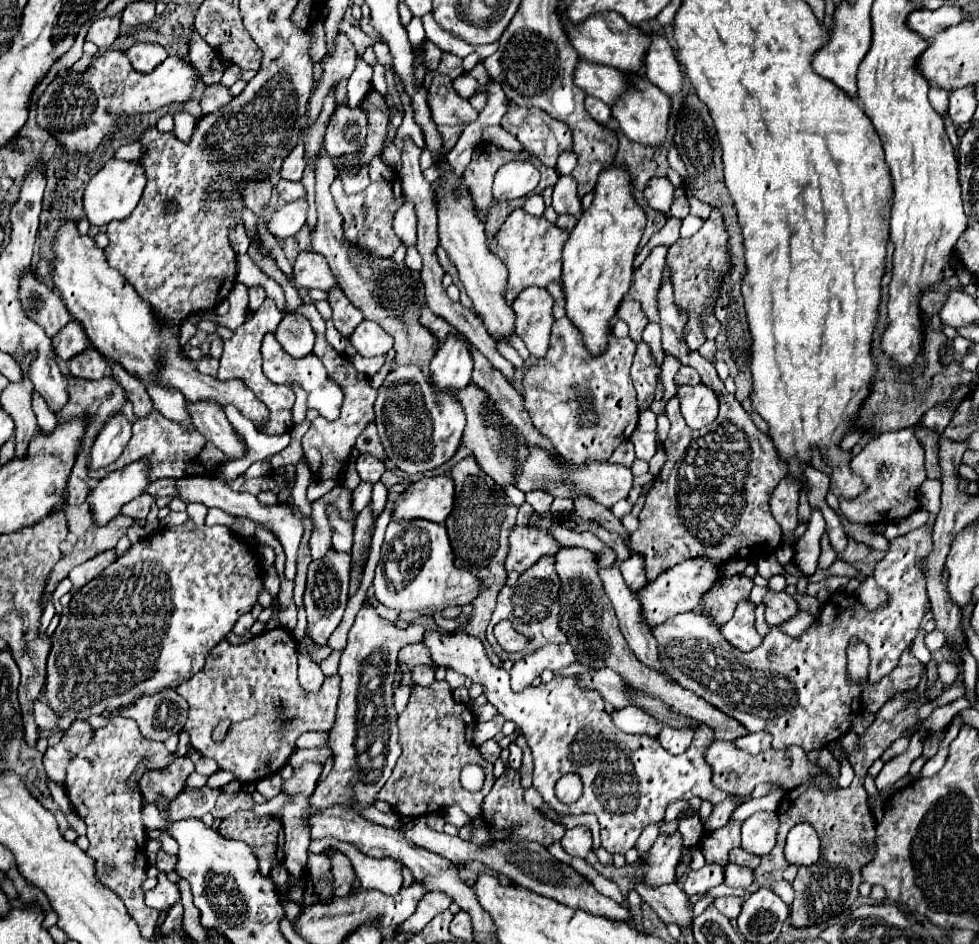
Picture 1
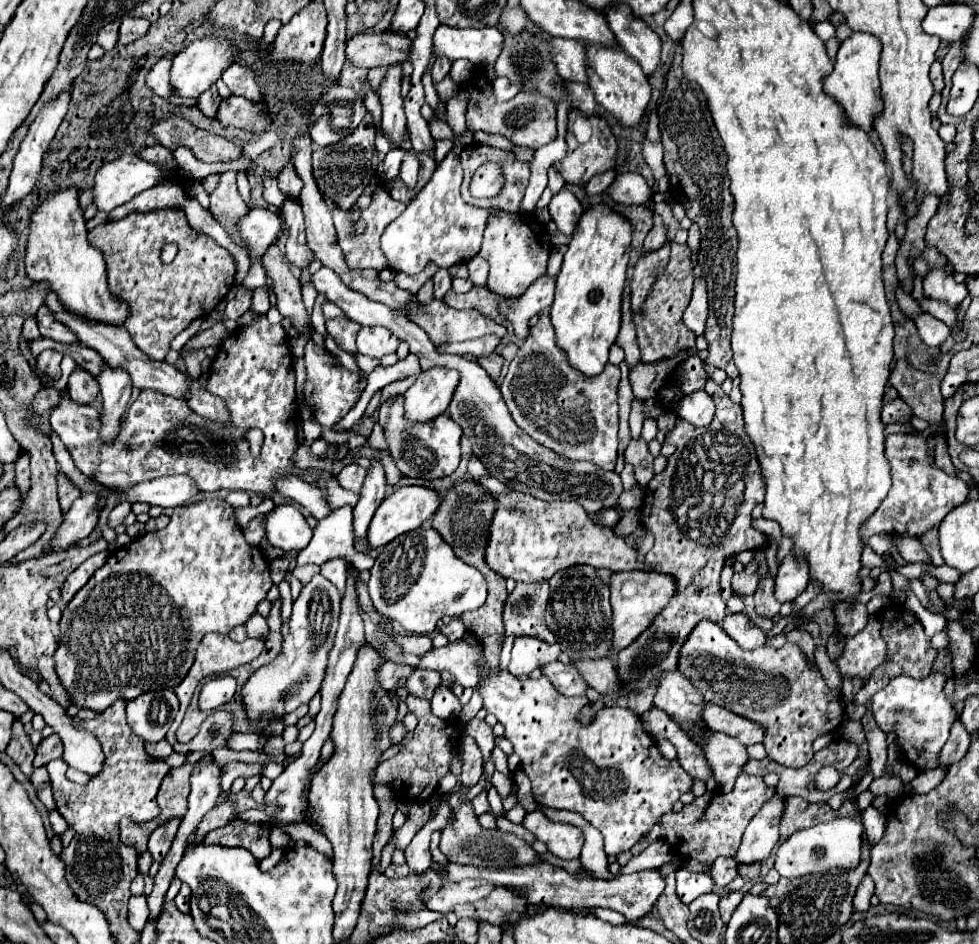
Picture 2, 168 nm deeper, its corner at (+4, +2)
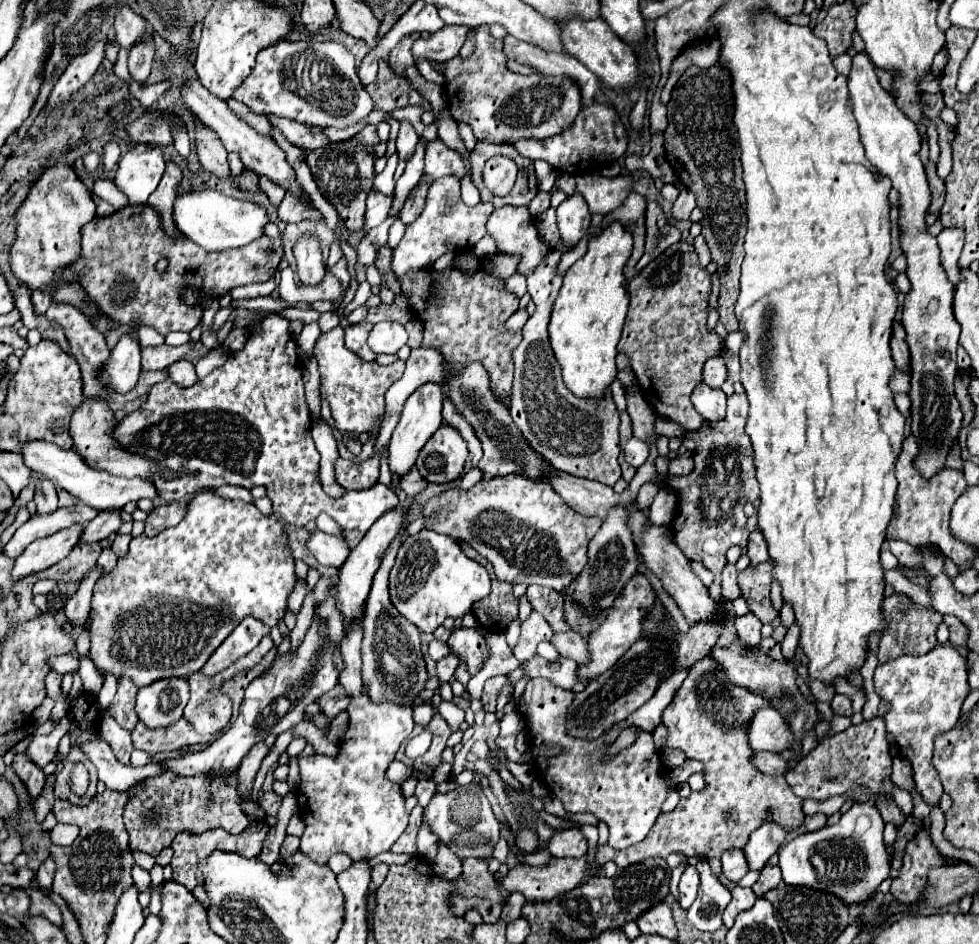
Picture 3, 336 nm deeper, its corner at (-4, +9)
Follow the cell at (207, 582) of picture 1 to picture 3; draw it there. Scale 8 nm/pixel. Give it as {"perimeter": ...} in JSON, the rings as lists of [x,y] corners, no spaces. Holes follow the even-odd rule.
{"perimeter":[[[202,490],[188,502],[186,514],[178,526],[168,528],[152,538],[144,534],[138,538],[132,538],[128,554],[116,562],[116,568],[112,572],[104,574],[96,582],[94,596],[92,596],[92,608],[90,608],[90,630],[88,630],[90,632],[90,658],[100,674],[112,674],[116,678],[128,676],[134,680],[136,688],[144,688],[152,684],[152,680],[160,680],[164,676],[180,676],[180,678],[190,676],[206,664],[208,656],[212,656],[212,652],[224,642],[224,638],[238,626],[242,618],[254,616],[262,620],[266,626],[276,626],[278,618],[282,618],[286,612],[286,598],[292,592],[294,582],[296,582],[294,558],[288,548],[288,538],[282,530],[278,516],[262,516],[254,504],[246,504],[242,500],[228,500],[210,490]]]}

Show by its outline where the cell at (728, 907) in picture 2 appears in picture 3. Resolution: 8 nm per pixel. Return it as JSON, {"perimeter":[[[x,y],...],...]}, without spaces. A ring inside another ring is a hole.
{"perimeter":[[[734,886],[732,888],[732,902],[726,906],[724,910],[724,926],[726,928],[732,928],[736,916],[742,912],[742,910],[748,910],[754,906],[754,900],[756,900],[756,894],[752,892],[752,888],[742,888],[742,886]]]}

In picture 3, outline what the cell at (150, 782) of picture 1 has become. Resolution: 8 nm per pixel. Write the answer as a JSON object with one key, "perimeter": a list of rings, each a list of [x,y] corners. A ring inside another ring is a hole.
{"perimeter":[[[164,772],[156,778],[148,778],[146,784],[136,792],[136,796],[126,804],[124,824],[129,836],[129,845],[134,852],[148,852],[156,856],[162,848],[170,846],[174,836],[180,832],[202,834],[208,828],[224,828],[230,834],[240,834],[250,818],[240,806],[240,796],[236,792],[236,772],[226,776],[176,776],[174,772]],[[144,812],[156,812],[160,824],[148,824]]]}

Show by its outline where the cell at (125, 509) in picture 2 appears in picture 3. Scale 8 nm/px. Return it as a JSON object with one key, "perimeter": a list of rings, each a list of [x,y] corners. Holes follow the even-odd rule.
{"perimeter":[[[118,508],[100,512],[94,520],[90,520],[84,526],[84,534],[82,534],[80,542],[98,542],[98,540],[104,540],[110,534],[118,532],[118,528],[122,526],[122,516],[120,514],[122,514],[122,510],[118,510]]]}

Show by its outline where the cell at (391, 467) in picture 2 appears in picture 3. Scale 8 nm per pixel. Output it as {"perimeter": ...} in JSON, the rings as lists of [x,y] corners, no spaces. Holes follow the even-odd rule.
{"perimeter":[[[412,468],[412,472],[408,472],[408,476],[400,478],[400,486],[402,486],[402,490],[404,490],[408,496],[414,496],[414,494],[418,494],[418,492],[426,486],[426,480],[418,474],[416,468]]]}

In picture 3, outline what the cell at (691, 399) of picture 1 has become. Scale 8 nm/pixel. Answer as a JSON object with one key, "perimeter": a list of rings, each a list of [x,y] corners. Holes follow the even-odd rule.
{"perimeter":[[[700,384],[692,392],[692,404],[704,418],[718,422],[720,418],[724,418],[726,412],[726,394],[722,390]]]}

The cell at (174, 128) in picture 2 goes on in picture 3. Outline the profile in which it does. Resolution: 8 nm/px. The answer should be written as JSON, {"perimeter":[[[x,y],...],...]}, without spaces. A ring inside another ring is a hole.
{"perimeter":[[[146,112],[136,122],[126,126],[126,132],[136,144],[156,144],[156,146],[170,146],[174,144],[172,126],[166,116],[160,112]]]}

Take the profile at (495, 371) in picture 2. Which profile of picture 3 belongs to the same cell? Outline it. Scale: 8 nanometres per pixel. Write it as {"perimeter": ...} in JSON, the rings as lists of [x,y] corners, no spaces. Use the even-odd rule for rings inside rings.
{"perimeter":[[[448,266],[442,274],[432,268],[408,272],[402,278],[402,292],[410,296],[414,312],[424,322],[422,346],[440,348],[444,358],[458,366],[480,360],[492,380],[494,392],[508,406],[512,388],[512,352],[520,344],[520,332],[506,332],[504,322],[518,310],[518,298],[504,290],[504,282],[496,276],[488,276],[478,270],[474,276],[466,276],[454,266]]]}

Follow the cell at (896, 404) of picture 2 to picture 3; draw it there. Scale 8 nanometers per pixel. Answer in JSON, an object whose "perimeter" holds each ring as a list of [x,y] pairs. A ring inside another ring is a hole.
{"perimeter":[[[896,370],[894,376],[892,376],[892,382],[890,382],[890,388],[892,388],[896,394],[898,394],[898,392],[908,394],[908,392],[910,392],[910,378],[908,378],[904,372]]]}

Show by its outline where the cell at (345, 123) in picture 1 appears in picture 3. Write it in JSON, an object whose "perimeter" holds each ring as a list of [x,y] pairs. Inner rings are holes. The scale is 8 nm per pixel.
{"perimeter":[[[298,40],[298,42],[280,42],[272,48],[266,48],[258,54],[256,66],[252,74],[236,88],[234,98],[244,102],[254,114],[276,114],[286,116],[296,122],[308,124],[316,130],[334,126],[334,128],[350,128],[364,120],[374,110],[374,100],[360,84],[360,78],[354,68],[354,56],[338,42],[332,40]]]}

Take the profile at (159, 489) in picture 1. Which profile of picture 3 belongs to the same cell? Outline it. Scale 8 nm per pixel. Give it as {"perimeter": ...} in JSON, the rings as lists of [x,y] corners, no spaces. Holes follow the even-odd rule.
{"perimeter":[[[119,534],[111,545],[112,551],[116,554],[117,557],[123,558],[128,553],[129,543],[132,540],[131,534]]]}

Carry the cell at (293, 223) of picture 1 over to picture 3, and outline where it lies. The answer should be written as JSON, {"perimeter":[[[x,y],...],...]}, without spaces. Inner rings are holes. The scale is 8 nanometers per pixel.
{"perimeter":[[[200,190],[176,198],[174,202],[174,224],[200,248],[214,252],[224,248],[238,248],[258,240],[264,234],[264,226],[270,222],[270,216],[264,206],[254,202],[236,200],[224,196],[216,190]]]}

